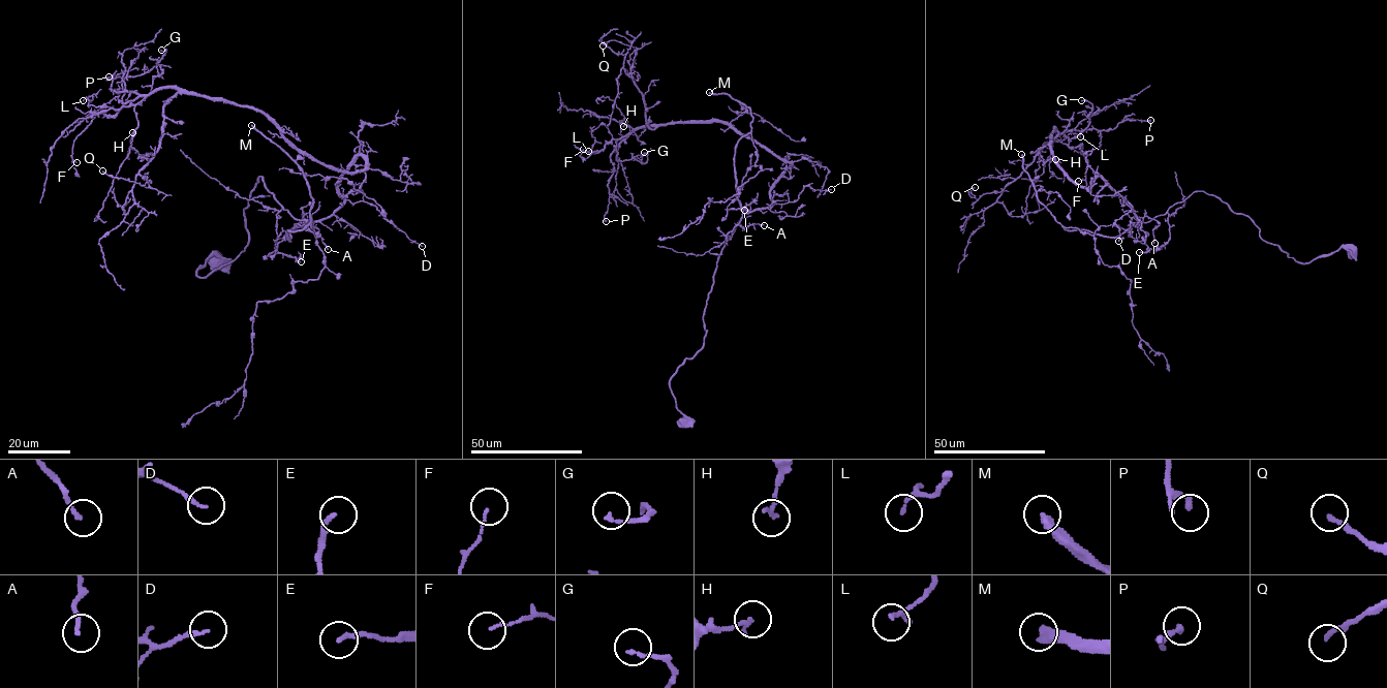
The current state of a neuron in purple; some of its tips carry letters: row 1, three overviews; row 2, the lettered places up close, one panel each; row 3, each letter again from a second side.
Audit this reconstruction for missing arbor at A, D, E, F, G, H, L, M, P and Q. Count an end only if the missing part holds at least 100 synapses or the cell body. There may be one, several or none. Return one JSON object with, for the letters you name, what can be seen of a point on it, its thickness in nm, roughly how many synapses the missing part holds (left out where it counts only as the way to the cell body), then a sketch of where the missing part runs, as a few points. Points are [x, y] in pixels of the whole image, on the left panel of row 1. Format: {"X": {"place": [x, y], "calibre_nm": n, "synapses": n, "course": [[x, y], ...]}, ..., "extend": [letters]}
{"M": {"place": [251, 125], "calibre_nm": 400, "synapses": 400}, "extend": ["M"]}

